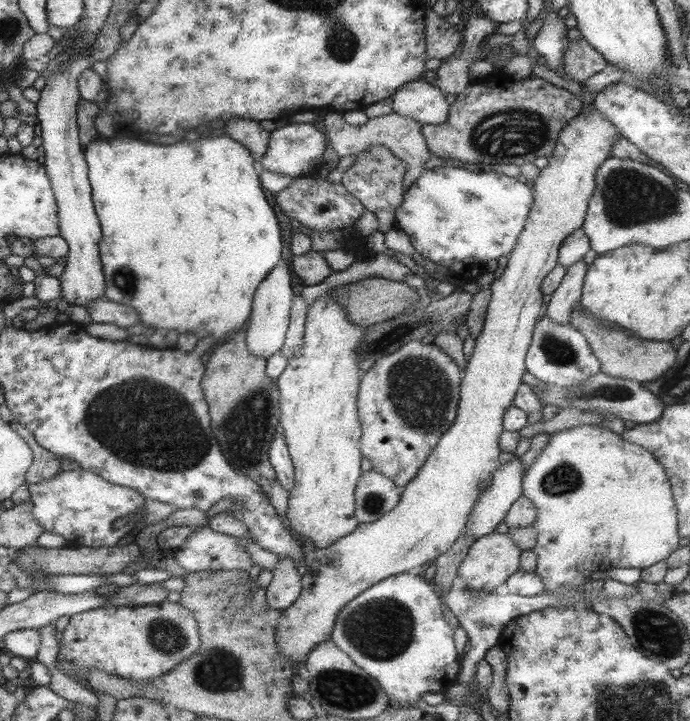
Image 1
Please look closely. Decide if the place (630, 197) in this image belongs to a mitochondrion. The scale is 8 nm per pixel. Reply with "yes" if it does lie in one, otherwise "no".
yes

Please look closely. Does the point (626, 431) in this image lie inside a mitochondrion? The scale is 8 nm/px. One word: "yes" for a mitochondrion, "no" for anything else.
no

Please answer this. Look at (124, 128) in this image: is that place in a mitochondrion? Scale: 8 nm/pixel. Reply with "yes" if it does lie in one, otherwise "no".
no

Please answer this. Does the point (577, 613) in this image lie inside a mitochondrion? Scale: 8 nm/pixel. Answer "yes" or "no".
no

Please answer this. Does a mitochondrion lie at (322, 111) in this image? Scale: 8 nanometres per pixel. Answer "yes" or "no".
no

